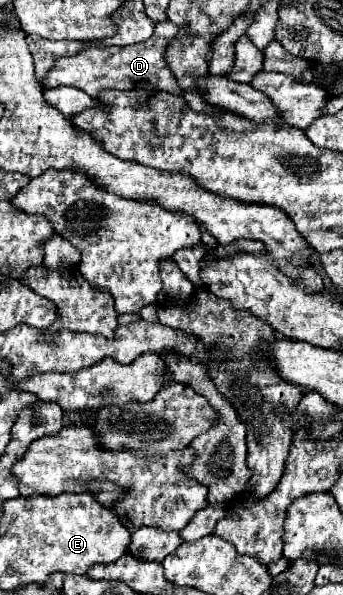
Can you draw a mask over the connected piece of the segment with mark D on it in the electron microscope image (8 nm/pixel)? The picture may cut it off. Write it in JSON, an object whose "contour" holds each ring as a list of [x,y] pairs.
{"contour":[[[170,20],[158,22],[154,28],[154,34],[146,42],[130,44],[130,46],[112,46],[112,48],[94,48],[78,52],[72,58],[58,58],[52,70],[46,74],[44,88],[58,88],[58,86],[74,86],[78,90],[84,90],[92,98],[100,90],[116,88],[116,90],[164,90],[168,94],[182,96],[184,90],[178,84],[174,72],[170,70],[166,62],[166,48],[168,44],[178,36],[178,26]]]}

